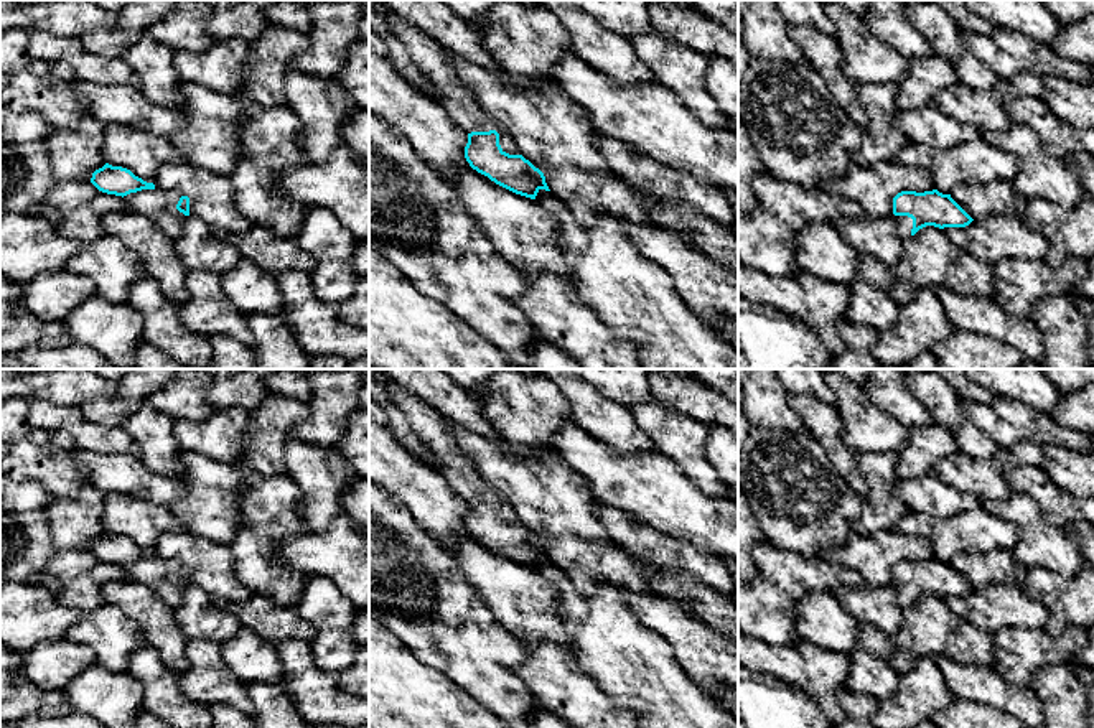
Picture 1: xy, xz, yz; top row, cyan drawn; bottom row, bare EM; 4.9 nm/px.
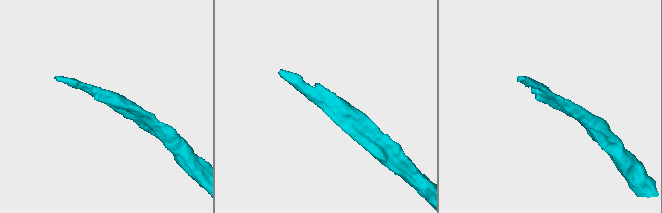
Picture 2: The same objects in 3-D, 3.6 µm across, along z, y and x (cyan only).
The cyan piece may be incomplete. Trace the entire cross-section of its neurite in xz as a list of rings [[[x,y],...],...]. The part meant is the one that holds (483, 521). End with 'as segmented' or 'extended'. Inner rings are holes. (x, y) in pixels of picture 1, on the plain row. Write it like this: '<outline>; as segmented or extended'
[[[461,455],[442,458],[435,471],[468,502],[465,527],[473,539],[531,568],[535,568],[540,558],[550,560],[544,542],[519,522],[512,507],[493,497],[468,460]]]; extended

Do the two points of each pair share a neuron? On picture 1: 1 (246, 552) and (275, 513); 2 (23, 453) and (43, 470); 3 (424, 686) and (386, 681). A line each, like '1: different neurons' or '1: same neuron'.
1: same neuron
2: same neuron
3: same neuron

